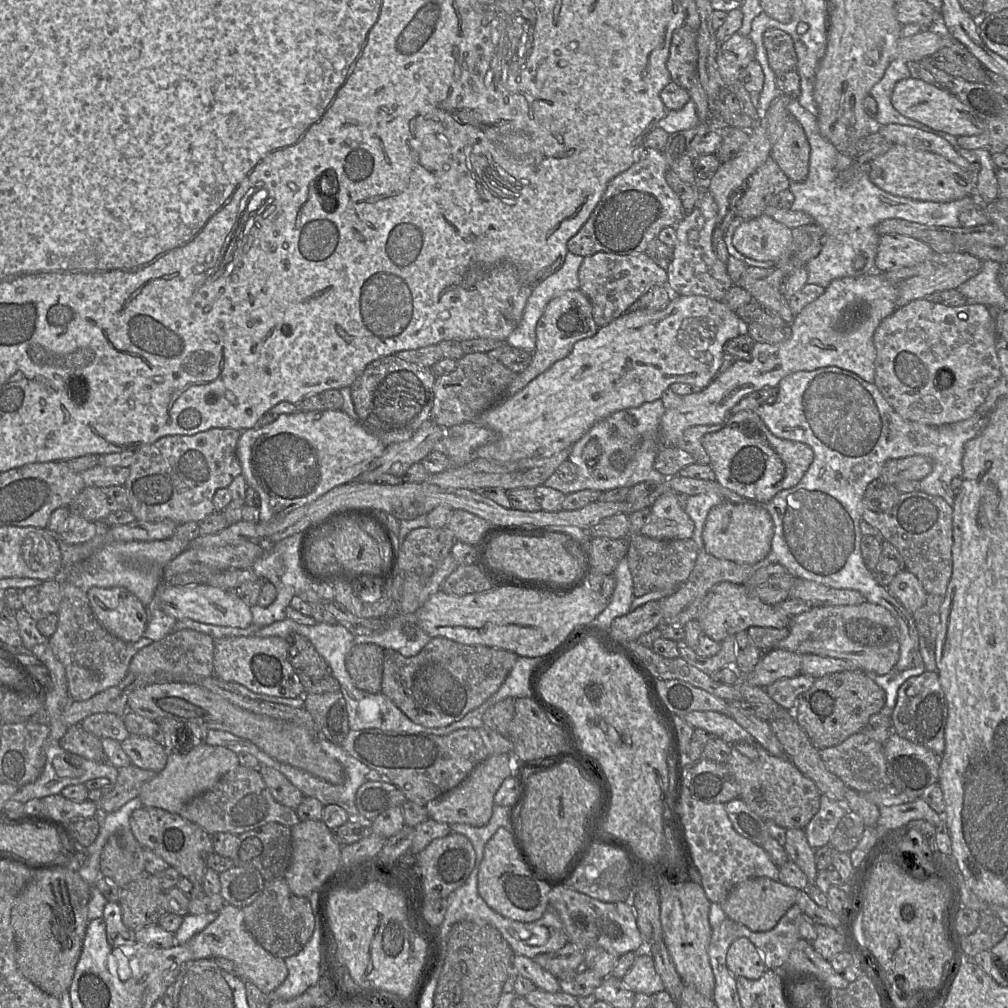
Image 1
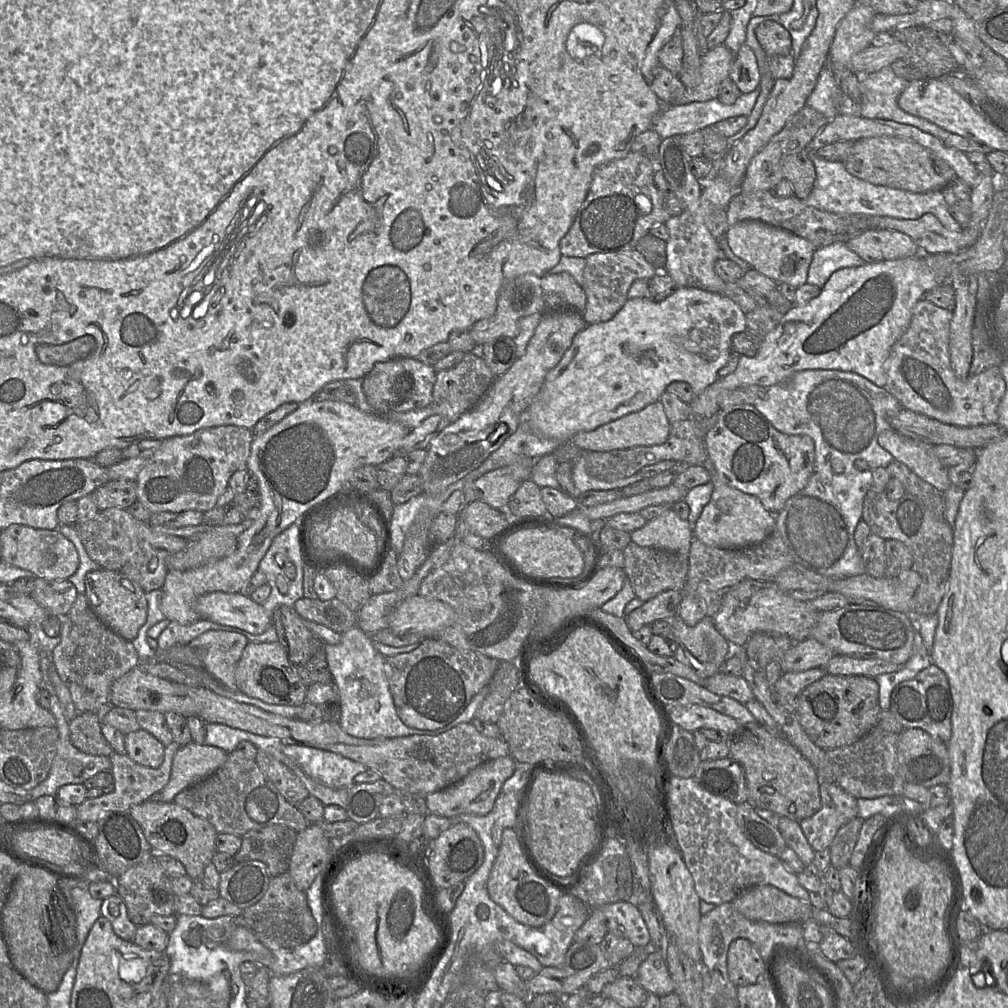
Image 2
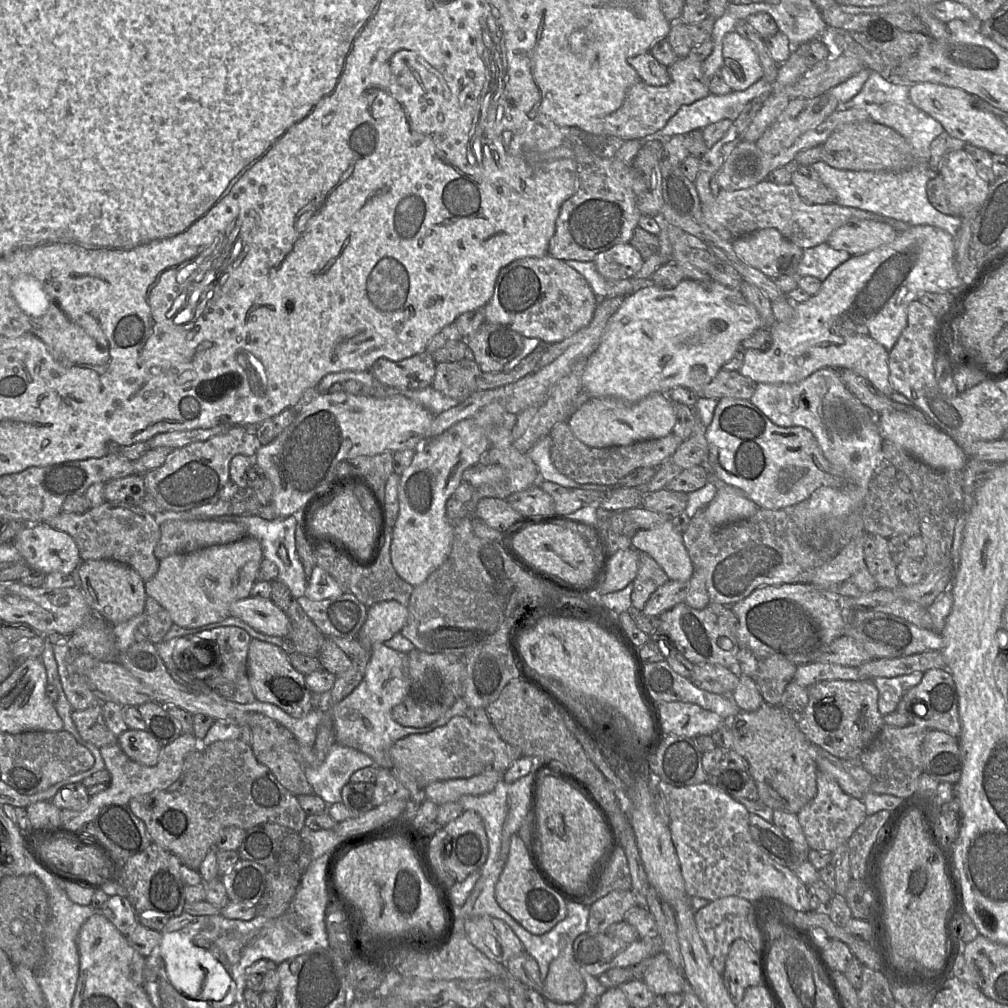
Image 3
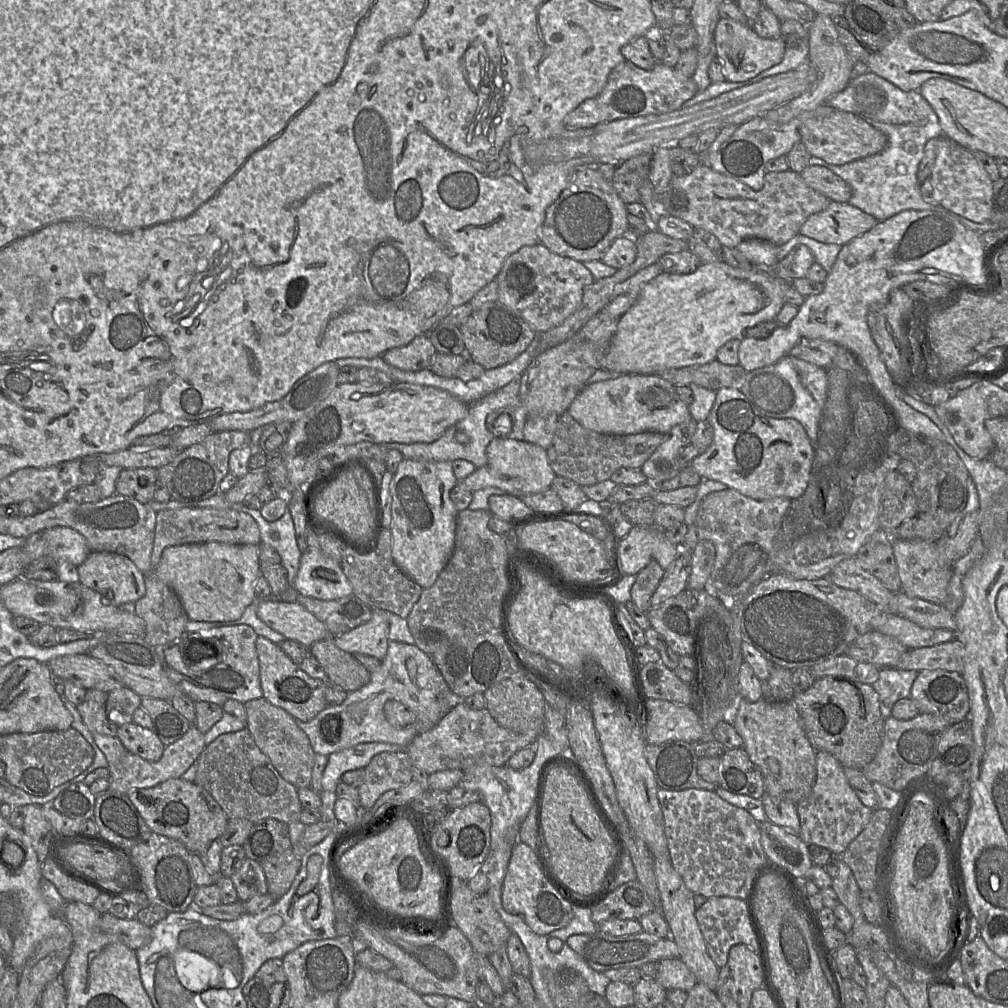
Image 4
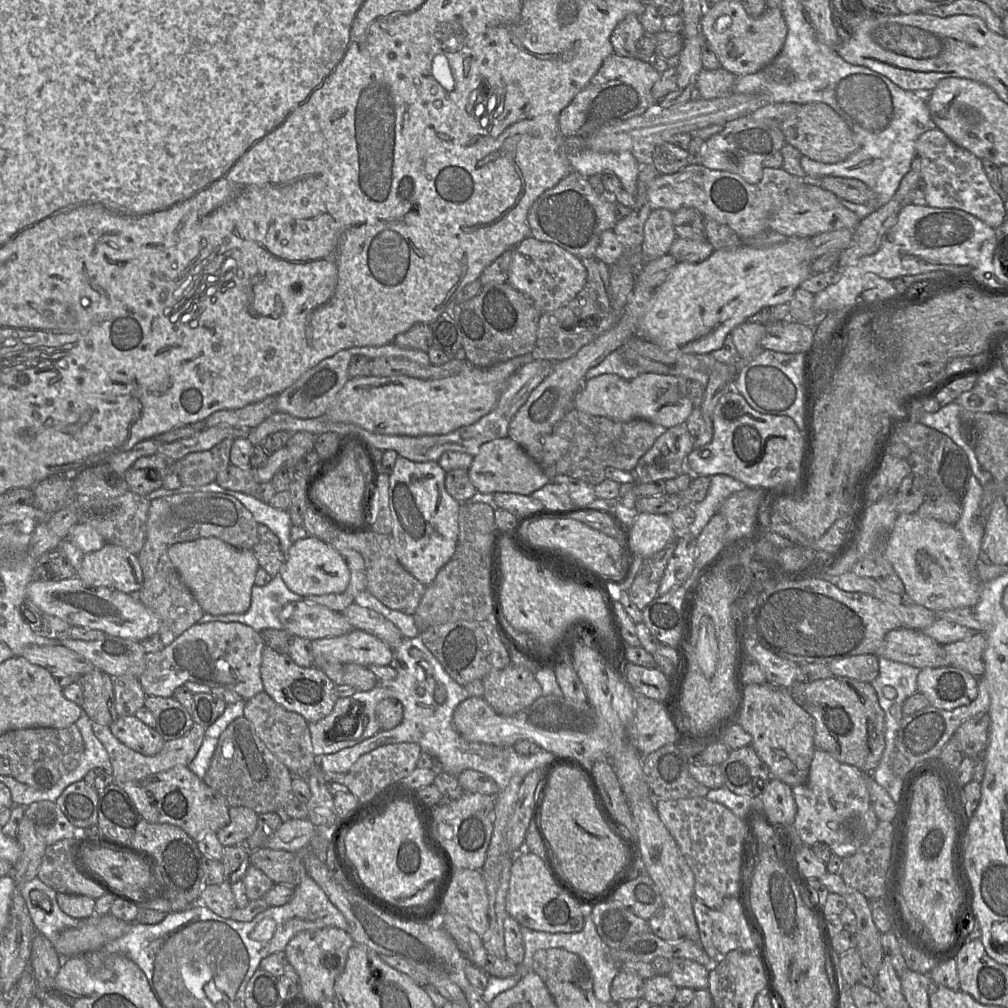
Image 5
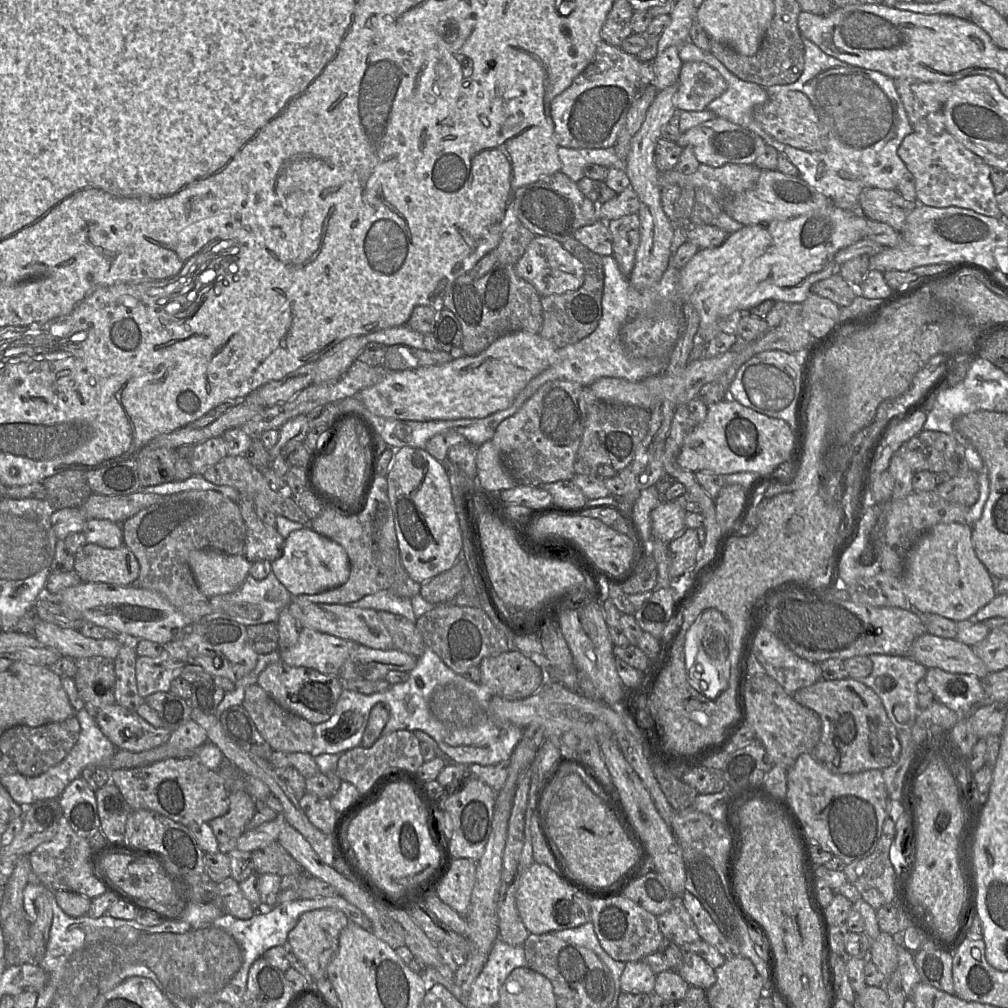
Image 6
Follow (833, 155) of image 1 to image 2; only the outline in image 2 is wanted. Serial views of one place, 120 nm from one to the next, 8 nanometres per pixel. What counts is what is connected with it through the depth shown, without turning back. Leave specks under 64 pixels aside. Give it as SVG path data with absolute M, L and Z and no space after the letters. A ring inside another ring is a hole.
M811 152L816 179L813 190L802 201L819 210L838 214L866 214L899 219L918 219L924 214L933 214L951 231L960 231L960 224L950 214L941 190L913 193L887 186L875 185L850 174L843 162L828 161ZM835 242L815 249L809 266L807 283L822 288L830 276L842 268L858 267L865 261L848 248L845 242Z

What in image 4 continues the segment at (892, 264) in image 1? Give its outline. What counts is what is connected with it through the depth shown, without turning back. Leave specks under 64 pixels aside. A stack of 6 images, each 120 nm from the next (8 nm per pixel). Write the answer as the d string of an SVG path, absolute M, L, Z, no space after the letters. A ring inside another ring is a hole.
M831 201L824 210L806 220L799 234L826 244L843 246L877 223L876 218L849 203Z

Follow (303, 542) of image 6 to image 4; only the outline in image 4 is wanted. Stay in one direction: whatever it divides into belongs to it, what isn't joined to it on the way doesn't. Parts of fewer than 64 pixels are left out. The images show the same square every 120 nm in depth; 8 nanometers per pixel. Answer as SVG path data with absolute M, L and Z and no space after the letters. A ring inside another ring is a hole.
M310 546L301 554L299 571L292 587L303 596L320 600L340 599L353 594L352 585L344 574L341 564Z

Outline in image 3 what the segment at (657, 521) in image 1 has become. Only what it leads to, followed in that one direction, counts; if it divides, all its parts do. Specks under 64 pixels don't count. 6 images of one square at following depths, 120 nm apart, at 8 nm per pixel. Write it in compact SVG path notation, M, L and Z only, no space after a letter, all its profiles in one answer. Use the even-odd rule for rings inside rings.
M671 519L651 529L639 529L631 538L632 548L652 557L670 580L688 582L694 568L683 542Z

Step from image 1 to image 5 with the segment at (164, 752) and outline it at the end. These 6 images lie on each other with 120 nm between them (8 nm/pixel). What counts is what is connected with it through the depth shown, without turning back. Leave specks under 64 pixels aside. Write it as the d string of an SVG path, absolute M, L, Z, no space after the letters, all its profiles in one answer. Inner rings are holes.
M135 715L119 716L109 728L120 742L145 756L157 754L165 742L155 728L147 726Z

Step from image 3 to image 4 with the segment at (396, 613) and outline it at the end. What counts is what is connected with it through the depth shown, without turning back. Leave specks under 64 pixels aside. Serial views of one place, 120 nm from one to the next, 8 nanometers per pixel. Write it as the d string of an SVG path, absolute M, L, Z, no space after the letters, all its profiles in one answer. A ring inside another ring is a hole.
M372 609L369 621L334 638L341 650L350 654L366 654L383 660L389 645L389 612Z

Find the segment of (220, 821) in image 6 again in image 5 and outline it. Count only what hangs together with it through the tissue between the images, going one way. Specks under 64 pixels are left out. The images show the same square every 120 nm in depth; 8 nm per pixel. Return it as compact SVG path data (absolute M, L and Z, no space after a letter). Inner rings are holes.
M248 807L229 809L230 822L216 832L220 843L225 846L245 845L256 828L258 814Z

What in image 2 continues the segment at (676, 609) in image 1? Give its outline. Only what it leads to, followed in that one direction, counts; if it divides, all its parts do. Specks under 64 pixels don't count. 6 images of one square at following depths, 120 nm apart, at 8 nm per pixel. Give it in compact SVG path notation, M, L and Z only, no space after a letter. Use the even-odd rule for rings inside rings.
M775 531L759 544L742 549L710 547L693 535L689 550L689 571L682 593L696 598L706 616L714 617L721 607L724 595L736 584L744 579L773 581L779 572L793 564L793 557Z

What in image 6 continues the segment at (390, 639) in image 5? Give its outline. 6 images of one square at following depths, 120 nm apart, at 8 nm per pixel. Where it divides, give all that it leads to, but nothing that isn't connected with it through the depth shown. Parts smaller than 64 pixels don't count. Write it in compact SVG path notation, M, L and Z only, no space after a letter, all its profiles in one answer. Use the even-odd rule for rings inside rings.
M378 611L378 615L389 631L395 649L420 657L426 647L416 627L416 622L387 611Z

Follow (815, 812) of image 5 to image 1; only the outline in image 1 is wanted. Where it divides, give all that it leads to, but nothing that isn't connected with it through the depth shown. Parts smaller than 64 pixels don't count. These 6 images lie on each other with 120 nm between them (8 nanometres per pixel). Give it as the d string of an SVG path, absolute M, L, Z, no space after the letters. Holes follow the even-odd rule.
M821 794L819 810L804 828L810 847L818 849L827 845L846 812L845 805Z

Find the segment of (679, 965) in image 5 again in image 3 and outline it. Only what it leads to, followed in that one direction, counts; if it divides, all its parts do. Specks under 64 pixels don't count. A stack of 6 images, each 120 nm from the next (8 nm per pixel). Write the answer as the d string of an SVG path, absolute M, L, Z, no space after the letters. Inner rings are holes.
M662 951L652 957L652 964L648 967L643 982L655 995L682 994L687 988L682 971L674 967Z

